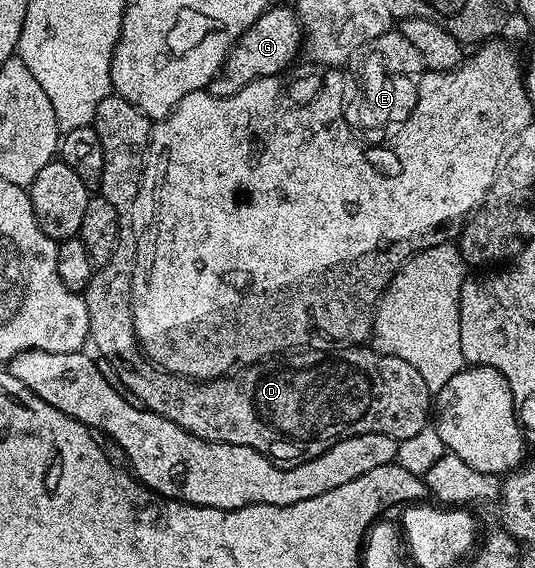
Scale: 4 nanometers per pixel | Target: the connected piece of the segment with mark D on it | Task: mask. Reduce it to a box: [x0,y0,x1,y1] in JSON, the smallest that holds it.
[81,92,433,464]

